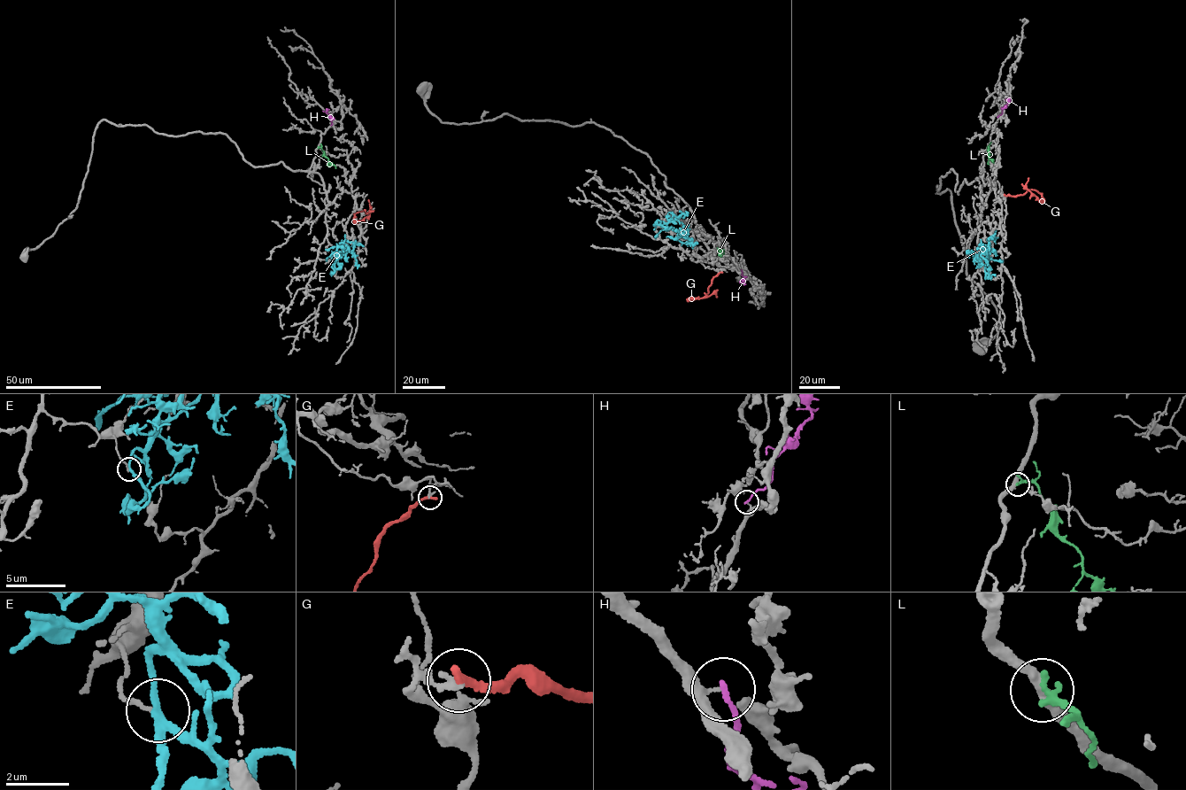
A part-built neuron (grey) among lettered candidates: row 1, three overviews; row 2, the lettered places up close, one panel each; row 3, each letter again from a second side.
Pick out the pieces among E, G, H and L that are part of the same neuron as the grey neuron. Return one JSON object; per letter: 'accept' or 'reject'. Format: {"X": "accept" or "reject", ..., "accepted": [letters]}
{"E": "reject", "G": "reject", "H": "reject", "L": "reject", "accepted": []}

